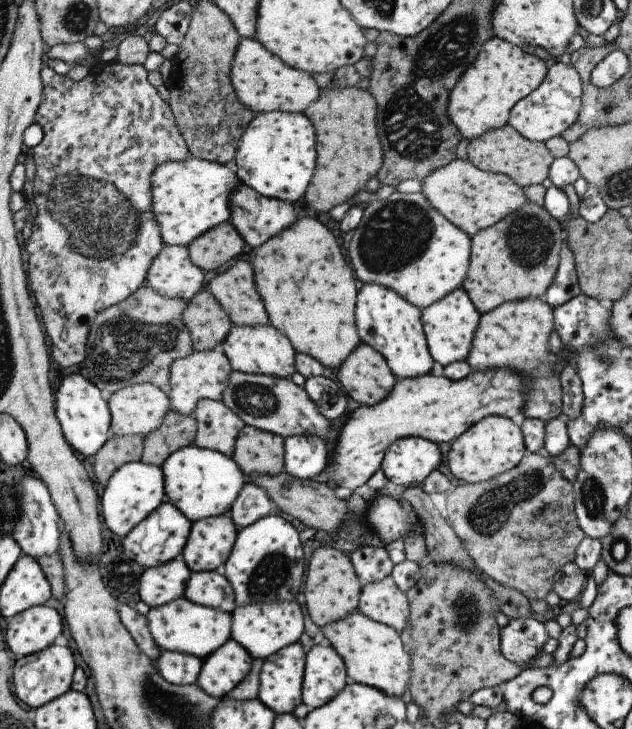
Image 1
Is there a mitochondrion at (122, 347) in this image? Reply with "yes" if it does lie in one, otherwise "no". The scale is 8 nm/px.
yes

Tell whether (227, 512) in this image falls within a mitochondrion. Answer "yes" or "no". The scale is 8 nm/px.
no

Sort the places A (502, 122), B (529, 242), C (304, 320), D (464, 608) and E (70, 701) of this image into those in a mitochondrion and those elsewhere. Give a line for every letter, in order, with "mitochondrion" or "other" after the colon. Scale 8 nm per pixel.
A: other
B: mitochondrion
C: other
D: mitochondrion
E: other

